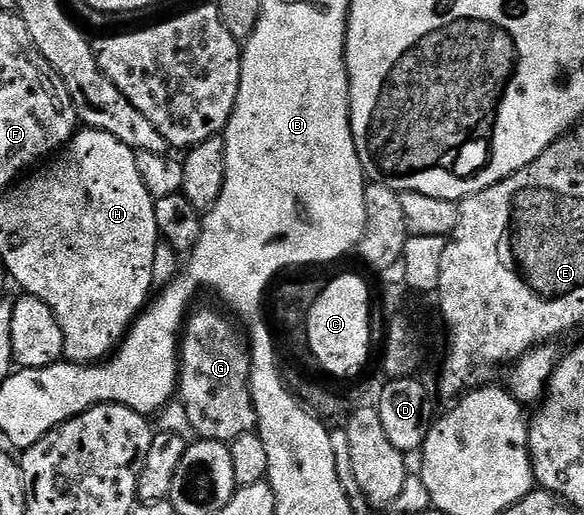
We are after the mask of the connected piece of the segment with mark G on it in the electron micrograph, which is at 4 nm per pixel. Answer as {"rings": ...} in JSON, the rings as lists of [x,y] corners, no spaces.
{"rings":[[[198,310],[187,317],[184,337],[180,342],[180,365],[178,367],[177,401],[188,412],[188,424],[192,424],[195,435],[207,442],[236,440],[236,436],[255,433],[258,425],[256,408],[250,391],[250,355],[248,342],[242,334],[218,310]]]}

